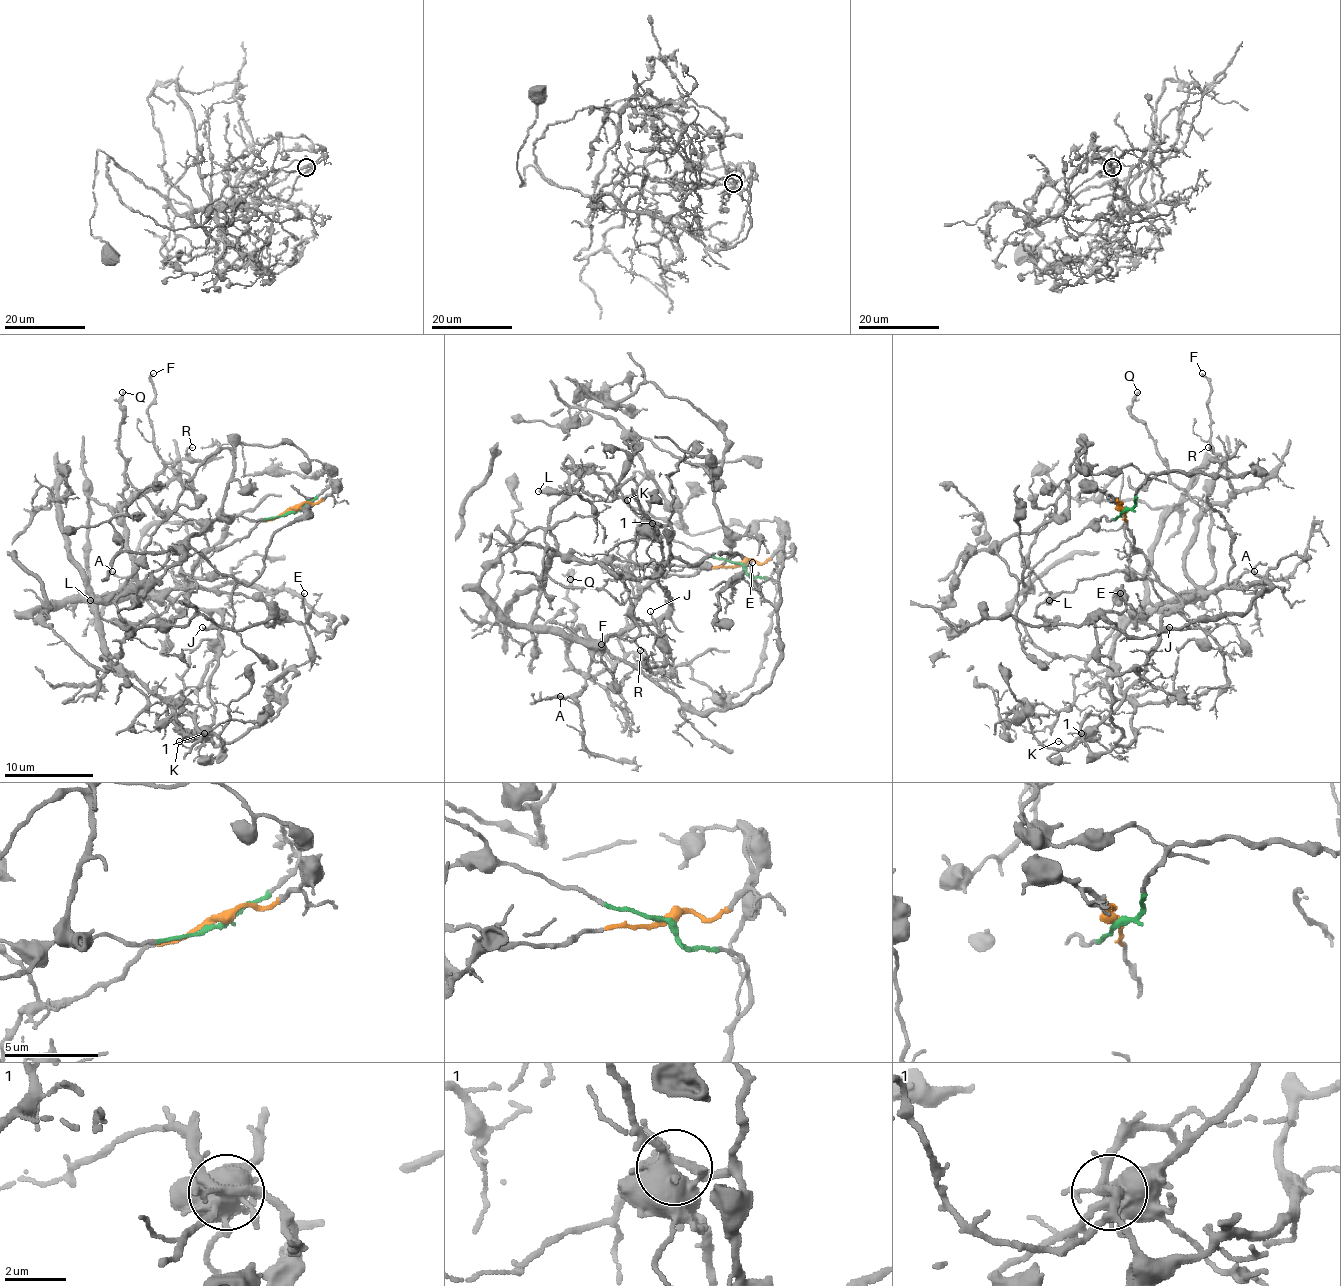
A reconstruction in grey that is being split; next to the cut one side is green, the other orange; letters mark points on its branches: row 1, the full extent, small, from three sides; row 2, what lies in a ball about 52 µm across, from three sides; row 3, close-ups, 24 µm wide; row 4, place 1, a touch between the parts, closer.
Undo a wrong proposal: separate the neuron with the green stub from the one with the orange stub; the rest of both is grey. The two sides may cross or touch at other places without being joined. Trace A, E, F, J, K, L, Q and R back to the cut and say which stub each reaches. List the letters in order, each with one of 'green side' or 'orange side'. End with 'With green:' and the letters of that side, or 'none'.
A: orange side
E: orange side
F: orange side
J: orange side
K: orange side
L: orange side
Q: orange side
R: orange side
With green: none

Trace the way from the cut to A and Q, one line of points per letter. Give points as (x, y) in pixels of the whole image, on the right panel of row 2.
A: (1122, 509), (1136, 548), (1151, 571), (1182, 599), (1206, 597), (1213, 591), (1257, 582), (1260, 577), (1253, 571)
Q: (1122, 509), (1151, 571), (1182, 599), (1198, 591), (1184, 551), (1200, 506), (1131, 413), (1138, 391)

